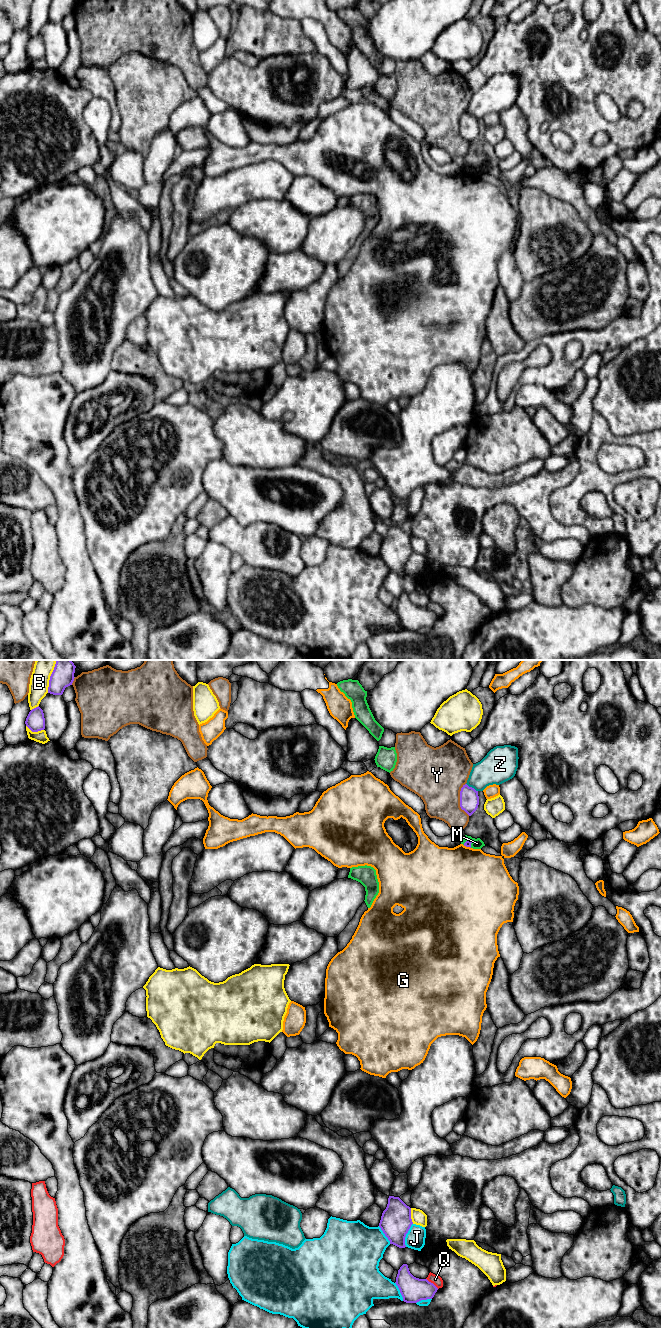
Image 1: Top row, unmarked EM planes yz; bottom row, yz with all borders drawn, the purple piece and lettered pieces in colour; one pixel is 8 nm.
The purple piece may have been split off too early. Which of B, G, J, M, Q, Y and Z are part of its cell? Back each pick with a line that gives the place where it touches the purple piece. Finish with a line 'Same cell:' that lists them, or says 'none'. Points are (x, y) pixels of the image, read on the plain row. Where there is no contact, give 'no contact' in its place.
Same cell: none

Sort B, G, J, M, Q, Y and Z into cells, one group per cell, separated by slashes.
B / G / J / M / Q / Y / Z

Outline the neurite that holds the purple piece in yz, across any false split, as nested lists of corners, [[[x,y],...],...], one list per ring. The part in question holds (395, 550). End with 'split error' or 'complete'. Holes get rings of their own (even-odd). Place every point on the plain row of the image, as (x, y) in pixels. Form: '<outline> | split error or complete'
[[[389,524],[379,555],[390,569],[390,572],[405,576],[405,565],[412,552],[411,536],[399,525]]] | complete

